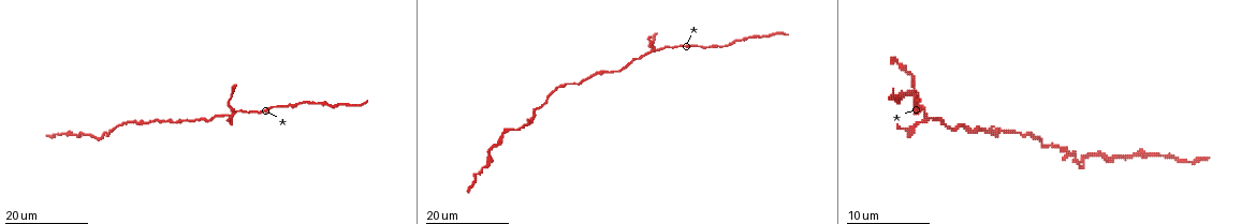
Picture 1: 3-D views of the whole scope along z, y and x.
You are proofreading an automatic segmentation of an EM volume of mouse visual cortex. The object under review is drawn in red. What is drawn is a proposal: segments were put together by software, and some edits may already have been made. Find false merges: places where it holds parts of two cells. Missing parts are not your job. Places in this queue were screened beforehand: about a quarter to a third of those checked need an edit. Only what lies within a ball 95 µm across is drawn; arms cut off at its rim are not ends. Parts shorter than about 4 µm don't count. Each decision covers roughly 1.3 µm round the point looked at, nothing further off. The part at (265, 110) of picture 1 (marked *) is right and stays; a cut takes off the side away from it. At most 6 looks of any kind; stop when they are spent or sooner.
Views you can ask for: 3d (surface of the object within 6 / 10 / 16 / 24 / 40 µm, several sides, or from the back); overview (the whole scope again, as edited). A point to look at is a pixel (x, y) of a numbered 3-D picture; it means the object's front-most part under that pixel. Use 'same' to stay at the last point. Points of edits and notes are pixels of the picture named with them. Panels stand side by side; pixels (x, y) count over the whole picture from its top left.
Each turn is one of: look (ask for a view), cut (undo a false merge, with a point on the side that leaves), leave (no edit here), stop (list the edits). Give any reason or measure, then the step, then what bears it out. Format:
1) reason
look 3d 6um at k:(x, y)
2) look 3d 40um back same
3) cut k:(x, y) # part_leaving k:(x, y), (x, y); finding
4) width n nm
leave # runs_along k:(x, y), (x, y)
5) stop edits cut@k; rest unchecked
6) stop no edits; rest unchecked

narrows sharply
look 3d 16um at 1:(317, 104)

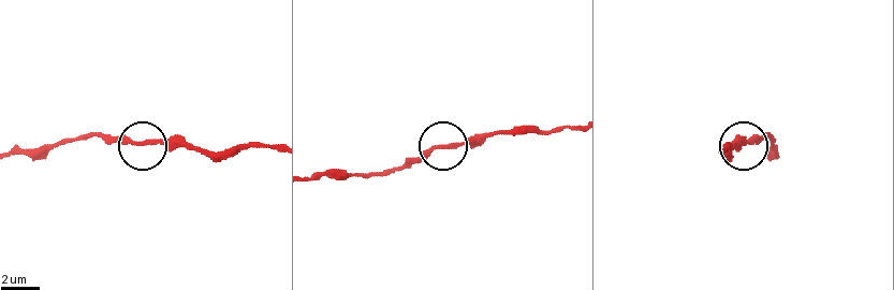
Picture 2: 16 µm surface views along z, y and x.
look 3d 6um at 2:(438, 149)

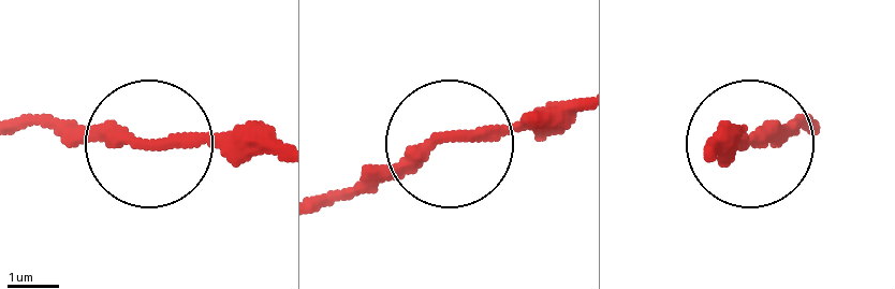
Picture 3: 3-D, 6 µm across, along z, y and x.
leave # runs_along 3:(809, 127), (801, 118), (728, 144); one cell here

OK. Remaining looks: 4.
a fork
look 3d 16um at 1:(235, 112)

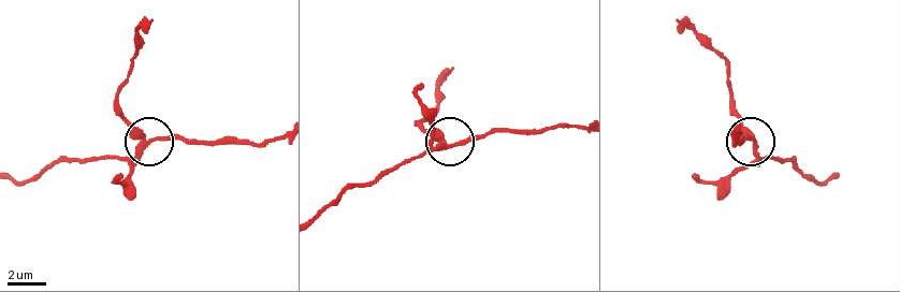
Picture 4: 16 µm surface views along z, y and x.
closer look
look 3d 6um at 4:(753, 143)

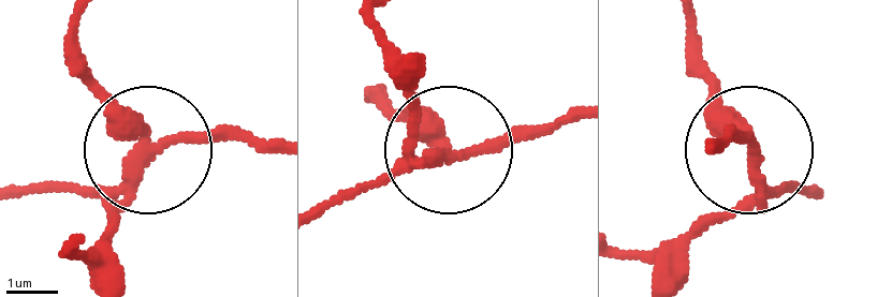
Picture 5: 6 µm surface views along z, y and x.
width 280 nm
cut 5:(84, 82) # part_leaving 5:(141, 119), (85, 59), (81, 20); a second cell is stuck on

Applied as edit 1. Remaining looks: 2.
thin neck
look 3d 16um at 1:(167, 120)

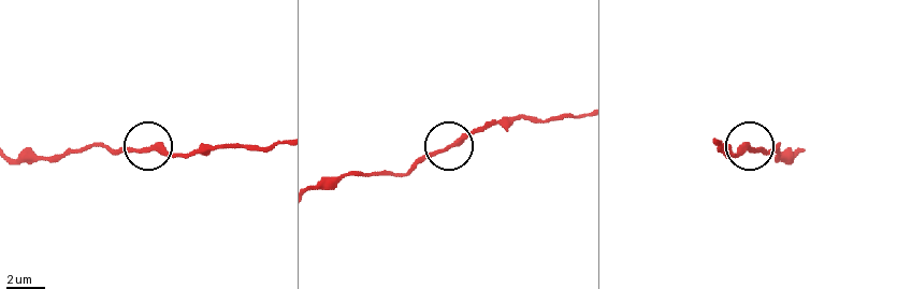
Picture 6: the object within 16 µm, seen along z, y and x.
look 3d 6um at 6:(442, 149)

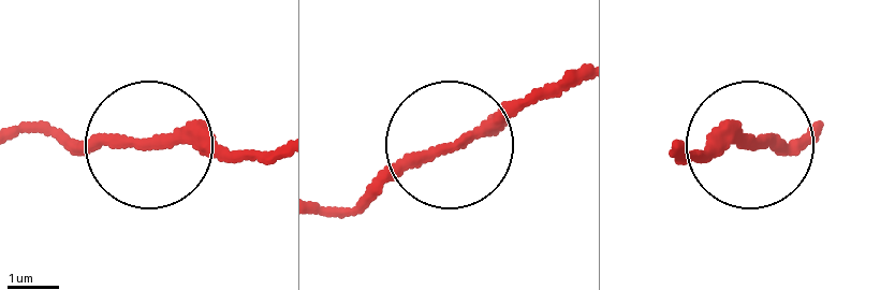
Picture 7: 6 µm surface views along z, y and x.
cut 7:(99, 148) # part_leaving 7:(169, 145), (18, 132); two cells meet here

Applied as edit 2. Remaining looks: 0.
stop edits cut@5, cut@7; rest unchecked

